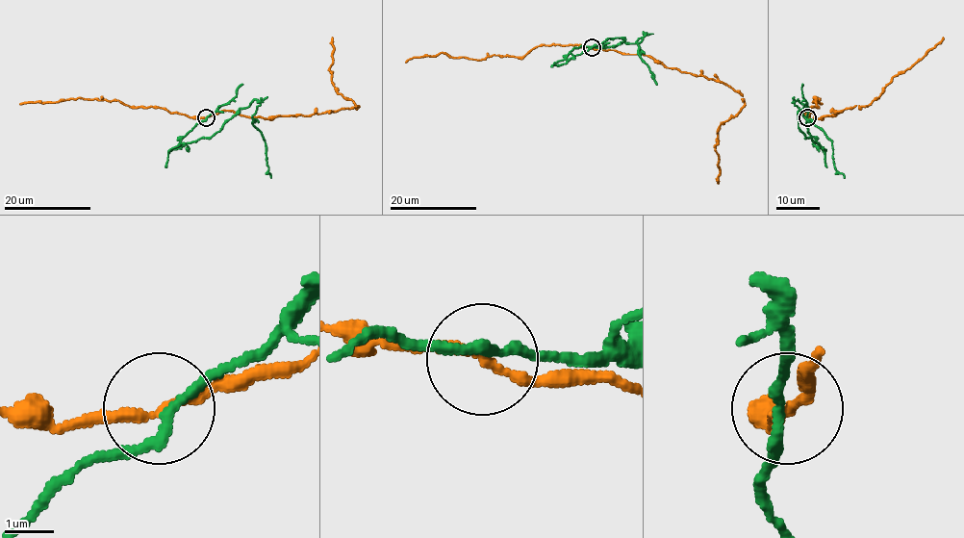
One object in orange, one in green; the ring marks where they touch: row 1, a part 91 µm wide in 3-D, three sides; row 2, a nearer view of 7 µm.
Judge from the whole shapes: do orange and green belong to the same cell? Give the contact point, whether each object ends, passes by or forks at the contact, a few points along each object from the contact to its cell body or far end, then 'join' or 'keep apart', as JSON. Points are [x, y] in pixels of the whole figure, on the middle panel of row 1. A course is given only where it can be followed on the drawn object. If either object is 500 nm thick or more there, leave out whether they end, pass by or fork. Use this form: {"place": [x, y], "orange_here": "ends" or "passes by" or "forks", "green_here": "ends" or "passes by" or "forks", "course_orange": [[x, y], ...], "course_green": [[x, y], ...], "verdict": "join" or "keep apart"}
{"place": [592, 47], "orange_here": "passes by", "green_here": "passes by", "course_orange": [[592, 48], [651, 57], [667, 67], [722, 82], [741, 94], [743, 108], [717, 131], [718, 183]], "course_green": [[592, 47], [579, 46], [567, 56], [577, 56], [608, 38], [635, 43], [646, 34], [638, 54], [656, 85]], "verdict": "keep apart"}

